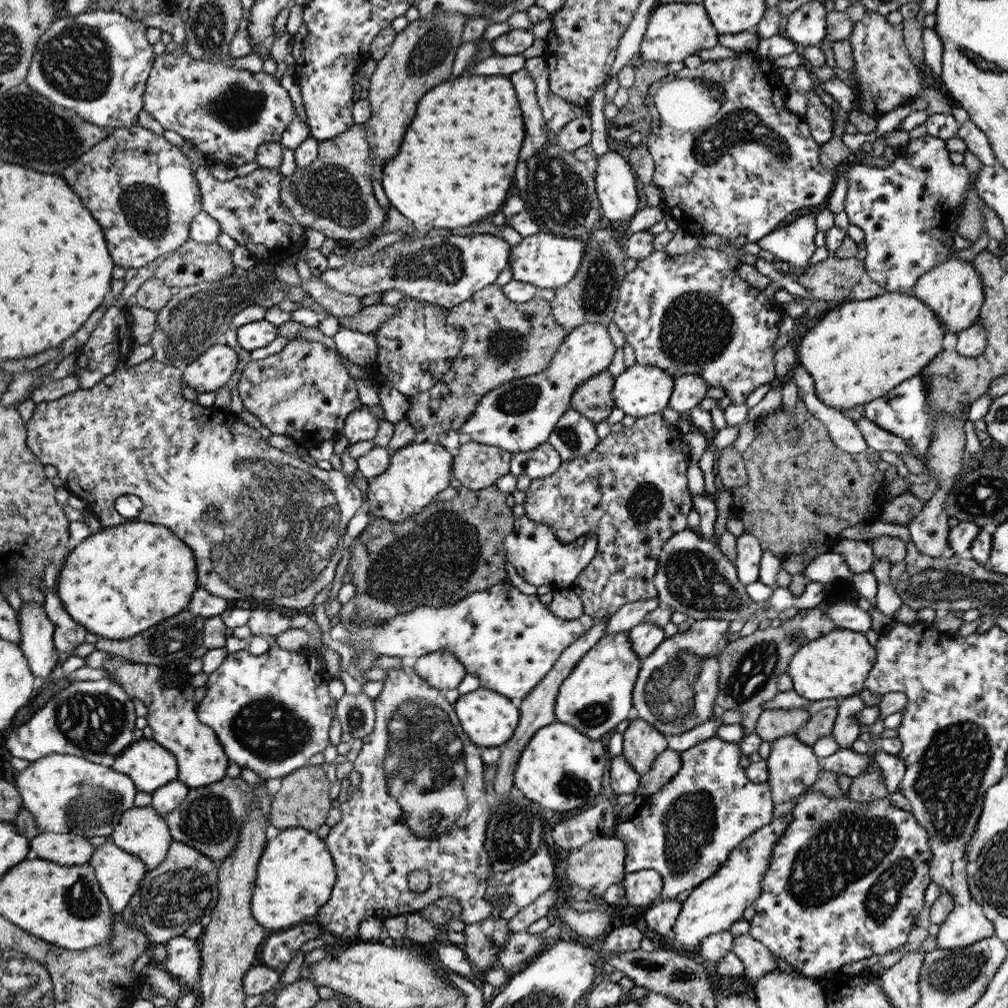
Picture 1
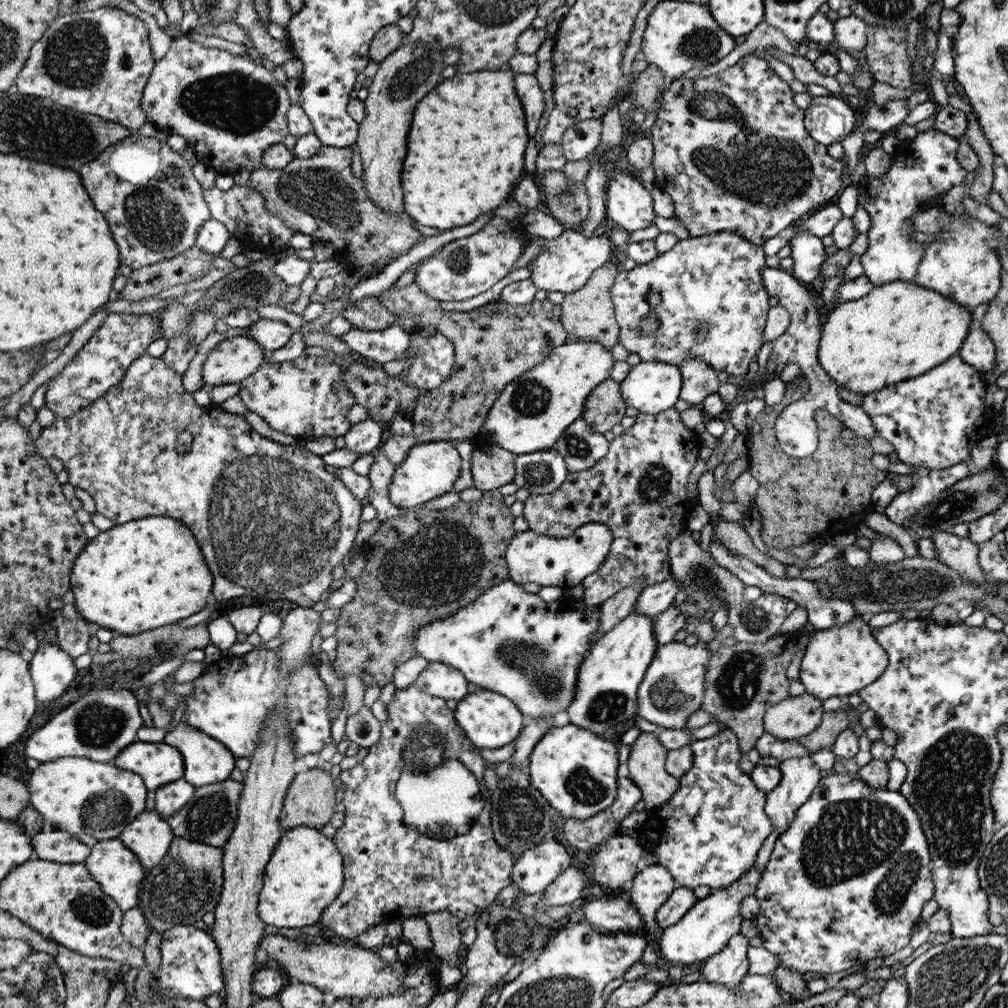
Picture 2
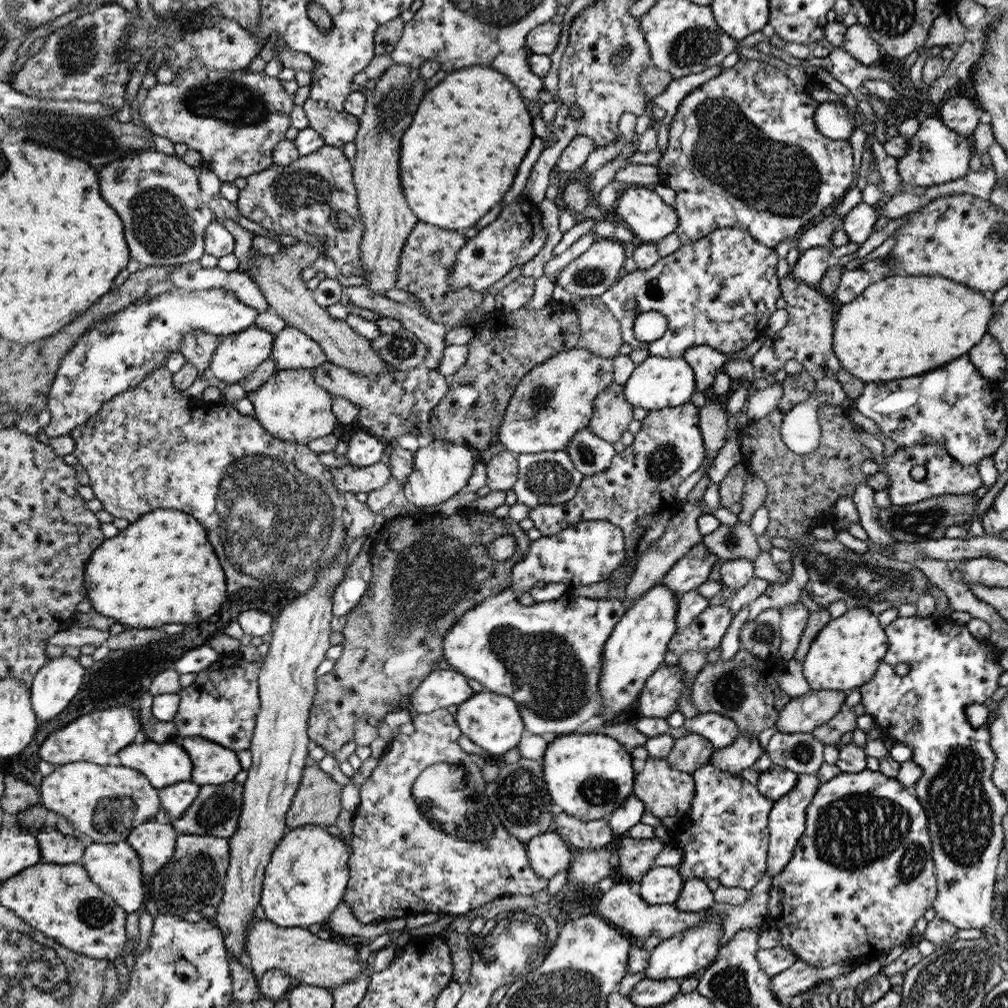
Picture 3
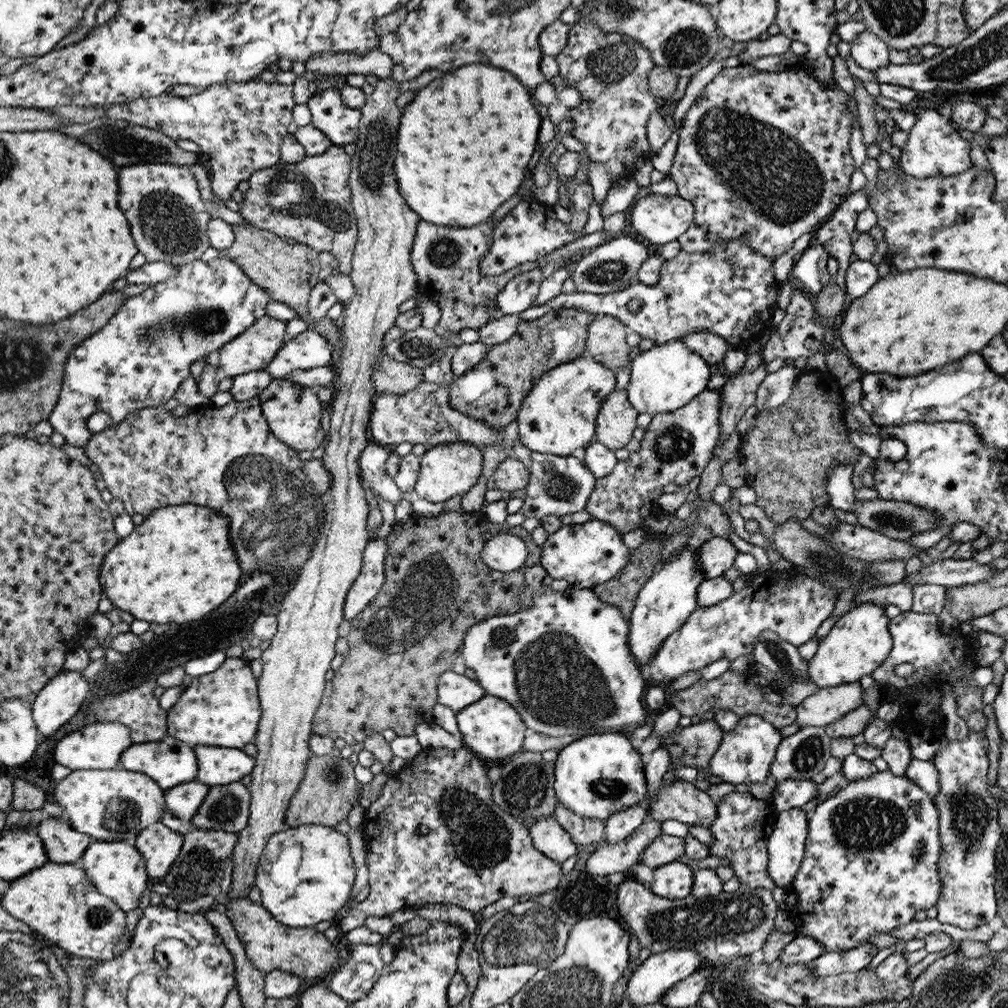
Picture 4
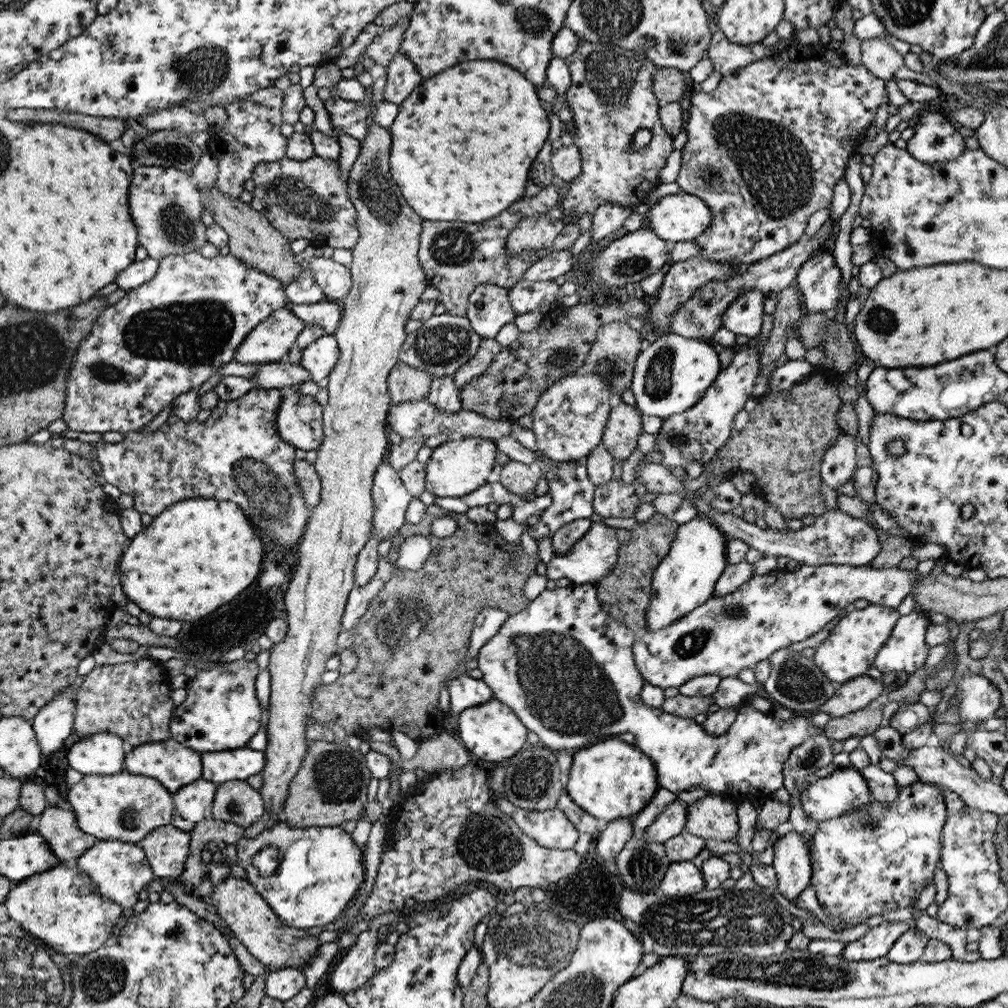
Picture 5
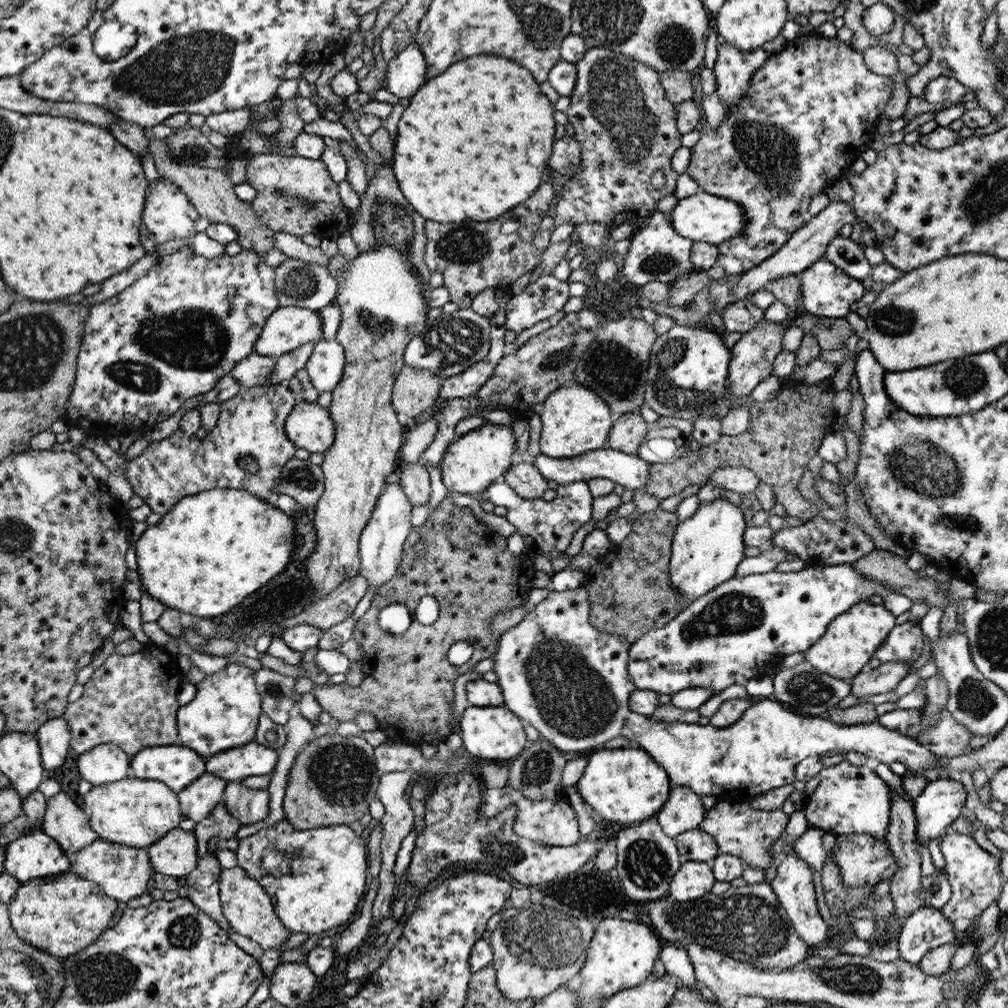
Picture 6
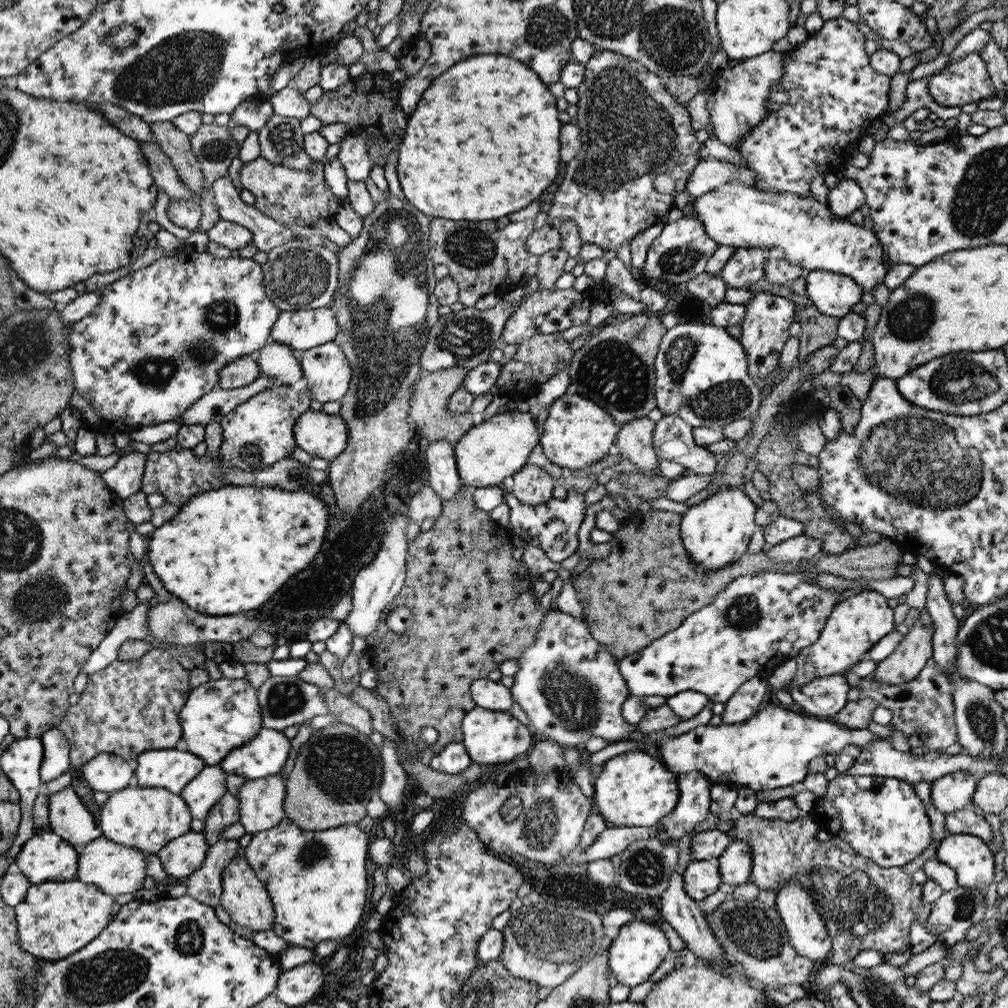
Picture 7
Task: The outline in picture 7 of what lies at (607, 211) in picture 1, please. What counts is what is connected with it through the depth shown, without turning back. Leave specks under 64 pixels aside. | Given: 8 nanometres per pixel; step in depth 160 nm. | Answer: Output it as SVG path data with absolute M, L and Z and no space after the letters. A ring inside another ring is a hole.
M732 180L724 185L716 186L715 190L710 191L699 198L694 198L692 204L692 210L694 210L695 216L699 217L699 220L702 220L704 223L704 229L708 230L708 234L711 234L712 238L715 238L716 242L719 242L720 245L723 246L732 246L742 247L742 248L770 248L770 250L775 251L775 253L779 253L786 260L793 260L796 262L800 262L800 267L804 267L809 271L828 271L832 273L836 273L839 275L849 276L852 280L855 280L860 286L864 289L873 289L876 284L883 283L883 278L886 276L887 268L886 262L882 259L882 254L884 254L884 249L880 245L880 241L876 239L876 235L874 235L874 230L868 230L862 225L855 226L852 224L848 218L839 218L839 216L832 215L832 210L828 207L828 202L824 204L824 202L820 202L816 200L816 198L810 197L800 197L798 195L794 195L790 192L764 192L760 189L756 189L754 186L748 186L742 181Z

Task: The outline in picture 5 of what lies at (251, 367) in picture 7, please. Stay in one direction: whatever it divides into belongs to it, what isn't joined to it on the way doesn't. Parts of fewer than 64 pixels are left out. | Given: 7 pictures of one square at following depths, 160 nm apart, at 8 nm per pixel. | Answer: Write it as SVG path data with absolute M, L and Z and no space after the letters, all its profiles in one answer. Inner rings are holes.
M276 361L274 363L261 363L258 372L251 378L258 387L263 389L280 389L294 384L302 384L312 379L309 370L302 365L290 361Z

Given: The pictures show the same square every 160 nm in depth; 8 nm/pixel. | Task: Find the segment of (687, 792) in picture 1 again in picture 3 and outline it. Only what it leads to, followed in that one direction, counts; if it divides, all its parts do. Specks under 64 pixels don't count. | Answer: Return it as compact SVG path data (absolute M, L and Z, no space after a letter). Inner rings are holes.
M717 713L699 714L691 720L685 720L685 727L696 735L709 740L714 750L730 746L739 736L739 726L730 717ZM711 760L691 773L696 794L690 802L689 811L680 818L682 825L674 837L674 847L683 852L683 862L678 869L684 882L694 877L704 878L706 881L714 878L726 888L750 890L767 870L769 814L774 802L762 796L757 786L743 778L736 778L735 773L718 768Z

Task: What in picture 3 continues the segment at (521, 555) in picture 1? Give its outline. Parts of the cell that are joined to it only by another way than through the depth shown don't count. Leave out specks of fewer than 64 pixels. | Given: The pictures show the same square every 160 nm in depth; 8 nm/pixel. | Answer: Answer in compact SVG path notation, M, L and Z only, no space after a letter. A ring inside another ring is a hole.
M590 520L576 523L554 536L544 536L528 545L527 553L514 566L511 580L515 588L514 599L521 591L530 592L537 582L562 583L571 591L578 587L606 580L615 568L622 566L627 556L623 529L609 520Z

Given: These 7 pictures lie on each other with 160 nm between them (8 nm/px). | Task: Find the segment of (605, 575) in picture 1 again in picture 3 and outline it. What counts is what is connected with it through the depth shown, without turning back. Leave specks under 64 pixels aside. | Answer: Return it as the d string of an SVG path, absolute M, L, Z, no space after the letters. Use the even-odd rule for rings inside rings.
M691 401L679 407L666 407L649 411L641 421L640 430L634 435L632 446L629 446L624 452L618 452L612 459L611 465L604 472L590 476L584 475L583 481L578 487L579 491L570 501L560 505L540 505L530 509L528 518L534 522L534 528L542 532L542 537L554 536L561 530L582 521L609 520L612 524L619 525L625 535L627 556L623 560L622 566L615 568L606 579L615 586L621 586L621 582L625 580L627 570L635 568L639 559L642 558L651 544L658 540L660 536L664 536L666 526L672 518L670 508L674 510L674 502L678 502L676 492L680 484L690 474L698 470L702 460L707 457L706 453L706 442L703 440L700 427L700 408L696 407Z

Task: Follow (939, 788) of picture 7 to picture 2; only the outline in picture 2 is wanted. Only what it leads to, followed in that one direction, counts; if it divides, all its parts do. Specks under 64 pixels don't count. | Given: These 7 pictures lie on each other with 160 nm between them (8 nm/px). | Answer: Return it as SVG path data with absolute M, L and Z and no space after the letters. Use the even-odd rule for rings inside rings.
M853 766L842 775L823 777L814 788L811 798L808 798L808 802L796 809L794 820L776 839L771 858L765 864L757 884L755 895L759 902L759 913L755 919L758 923L758 934L762 940L761 946L769 950L780 963L788 968L797 970L800 974L814 972L818 976L836 974L872 958L889 957L910 942L914 927L921 921L922 906L934 896L935 884L929 867L931 860L928 839L924 834L920 817L900 792L888 791L888 788L870 787L854 773Z

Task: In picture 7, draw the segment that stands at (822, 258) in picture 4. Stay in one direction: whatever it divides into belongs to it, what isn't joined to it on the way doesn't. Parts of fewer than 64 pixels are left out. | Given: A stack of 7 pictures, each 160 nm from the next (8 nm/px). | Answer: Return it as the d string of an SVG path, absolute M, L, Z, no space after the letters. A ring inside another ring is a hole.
M809 271L805 276L806 293L818 311L842 318L862 302L863 288L849 276L828 271Z

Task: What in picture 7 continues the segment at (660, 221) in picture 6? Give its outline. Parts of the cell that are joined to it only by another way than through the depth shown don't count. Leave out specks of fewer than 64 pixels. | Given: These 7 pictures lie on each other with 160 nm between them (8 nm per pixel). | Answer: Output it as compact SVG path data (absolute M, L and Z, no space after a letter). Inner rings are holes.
M683 216L676 221L664 220L665 226L660 236L650 244L642 270L644 280L659 280L669 284L687 282L702 274L714 254L720 248L719 242L704 229L704 223L698 216Z

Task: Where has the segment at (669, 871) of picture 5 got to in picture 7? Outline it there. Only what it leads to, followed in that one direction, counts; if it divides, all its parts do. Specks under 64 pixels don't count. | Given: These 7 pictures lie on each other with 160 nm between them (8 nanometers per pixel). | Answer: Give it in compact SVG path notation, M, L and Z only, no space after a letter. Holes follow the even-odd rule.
M692 860L683 872L685 893L696 901L714 894L722 881L719 860Z

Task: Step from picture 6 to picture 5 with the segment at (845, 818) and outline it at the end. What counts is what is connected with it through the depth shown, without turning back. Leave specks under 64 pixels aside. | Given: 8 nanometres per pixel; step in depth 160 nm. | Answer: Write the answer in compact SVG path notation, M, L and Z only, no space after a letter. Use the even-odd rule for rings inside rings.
M852 766L848 769L836 768L830 776L816 780L814 784L810 784L800 794L804 812L811 816L816 823L835 819L848 811L855 811L860 807L867 806L872 799L872 791L868 789L866 779L861 775L858 768Z

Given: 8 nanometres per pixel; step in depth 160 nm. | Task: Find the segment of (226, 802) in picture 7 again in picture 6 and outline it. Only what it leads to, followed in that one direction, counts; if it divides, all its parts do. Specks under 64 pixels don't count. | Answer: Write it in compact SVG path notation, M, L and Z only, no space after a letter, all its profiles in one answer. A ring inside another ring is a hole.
M218 803L210 816L197 822L192 830L198 837L199 858L207 855L210 838L220 838L220 841L232 838L242 826L243 824L227 811L223 803Z

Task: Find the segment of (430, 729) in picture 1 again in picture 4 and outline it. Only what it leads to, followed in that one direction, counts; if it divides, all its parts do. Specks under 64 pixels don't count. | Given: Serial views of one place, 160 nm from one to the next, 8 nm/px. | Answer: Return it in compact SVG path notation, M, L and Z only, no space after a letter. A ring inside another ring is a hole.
M423 748L399 772L389 776L378 800L364 815L366 866L370 891L366 899L348 907L336 928L342 935L364 926L368 916L390 917L396 910L412 909L432 903L455 904L477 915L488 904L504 896L519 897L542 894L558 886L562 862L544 856L531 844L528 828L494 802L493 785L480 762L480 756L468 748Z

